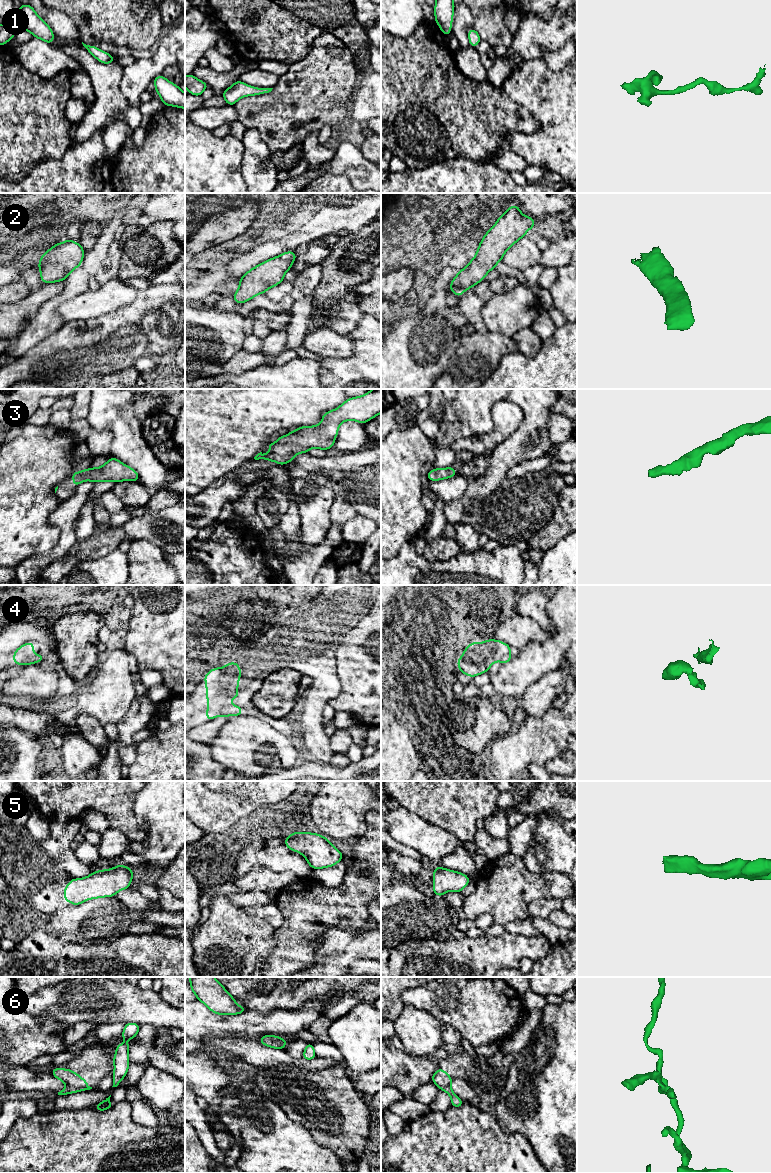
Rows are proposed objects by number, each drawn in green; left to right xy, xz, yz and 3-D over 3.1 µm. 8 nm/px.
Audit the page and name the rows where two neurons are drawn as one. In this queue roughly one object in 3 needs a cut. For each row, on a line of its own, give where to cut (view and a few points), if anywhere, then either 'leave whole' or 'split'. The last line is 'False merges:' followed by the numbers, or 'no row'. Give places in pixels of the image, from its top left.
1: no cut; leave whole
2: no cut; leave whole
3: no cut; leave whole
4: no cut; leave whole
5: no cut; leave whole
6: cut in xz along (260, 1038), (266, 1041), (274, 1041), (281, 1048); split
False merges: 6

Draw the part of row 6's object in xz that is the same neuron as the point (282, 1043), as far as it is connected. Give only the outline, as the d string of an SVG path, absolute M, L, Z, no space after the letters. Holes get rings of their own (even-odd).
M264 1035L260 1037L260 1039L263 1041L268 1041L268 1042L276 1042L281 1049L284 1049L285 1046L288 1044L288 1042L280 1036Z

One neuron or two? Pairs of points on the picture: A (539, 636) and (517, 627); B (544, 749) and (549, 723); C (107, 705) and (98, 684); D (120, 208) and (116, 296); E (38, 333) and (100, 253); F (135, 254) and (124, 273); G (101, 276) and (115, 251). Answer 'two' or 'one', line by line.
A: one
B: one
C: one
D: two
E: one
F: one
G: one

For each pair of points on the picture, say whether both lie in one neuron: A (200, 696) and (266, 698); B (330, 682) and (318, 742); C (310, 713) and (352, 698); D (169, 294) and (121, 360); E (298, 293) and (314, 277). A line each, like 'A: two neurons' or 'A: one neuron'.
A: two neurons
B: one neuron
C: two neurons
D: one neuron
E: one neuron

